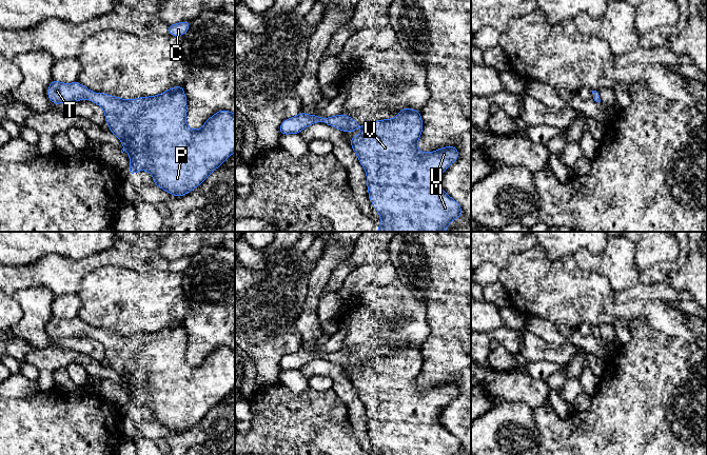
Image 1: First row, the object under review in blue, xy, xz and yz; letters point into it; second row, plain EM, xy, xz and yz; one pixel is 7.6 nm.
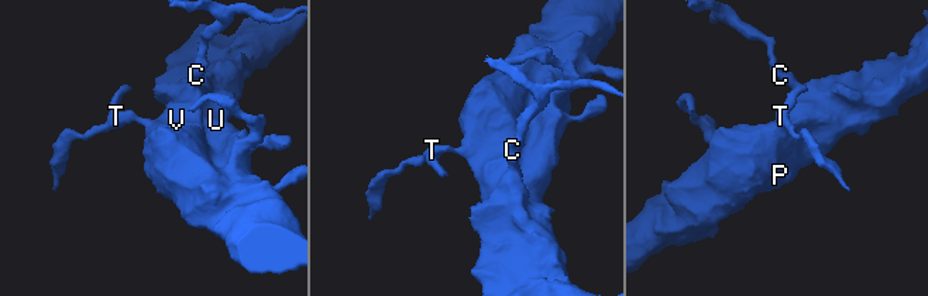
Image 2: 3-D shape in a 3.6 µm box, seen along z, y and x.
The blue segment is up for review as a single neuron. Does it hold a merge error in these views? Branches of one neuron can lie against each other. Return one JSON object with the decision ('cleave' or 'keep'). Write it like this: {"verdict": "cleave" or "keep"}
{"verdict": "keep"}

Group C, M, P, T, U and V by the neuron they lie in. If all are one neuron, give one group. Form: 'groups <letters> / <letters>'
groups C M P T U V

